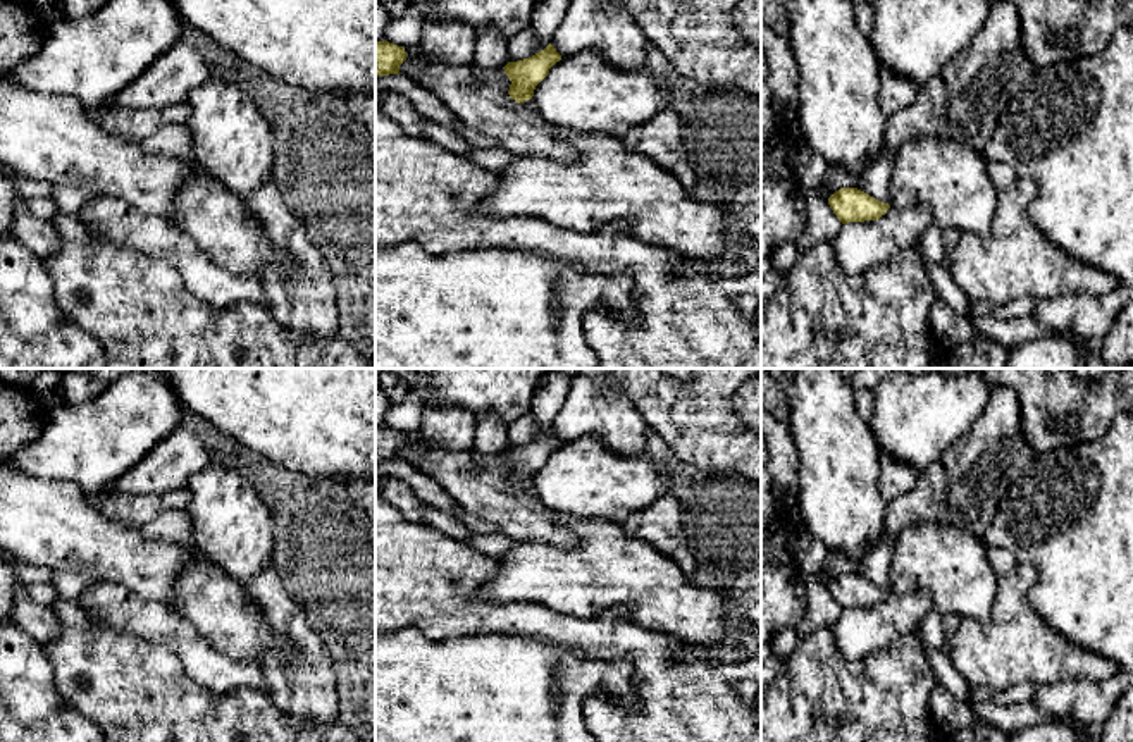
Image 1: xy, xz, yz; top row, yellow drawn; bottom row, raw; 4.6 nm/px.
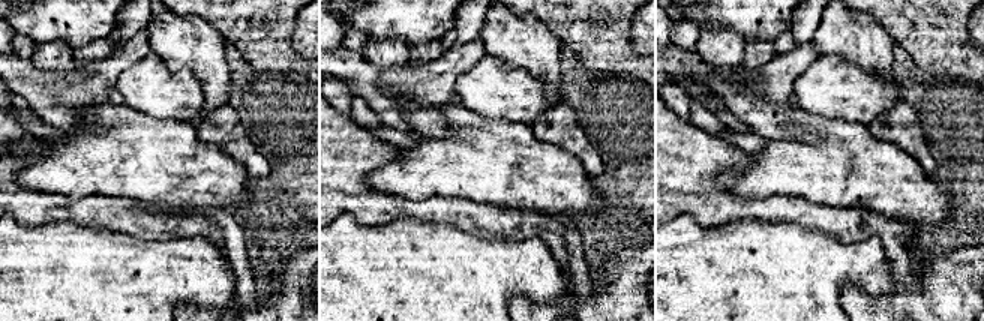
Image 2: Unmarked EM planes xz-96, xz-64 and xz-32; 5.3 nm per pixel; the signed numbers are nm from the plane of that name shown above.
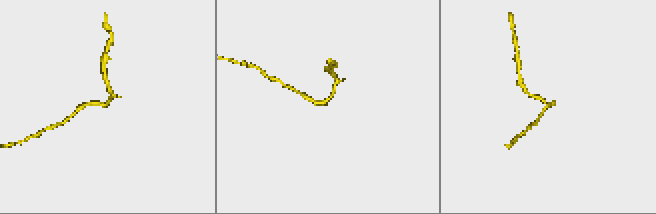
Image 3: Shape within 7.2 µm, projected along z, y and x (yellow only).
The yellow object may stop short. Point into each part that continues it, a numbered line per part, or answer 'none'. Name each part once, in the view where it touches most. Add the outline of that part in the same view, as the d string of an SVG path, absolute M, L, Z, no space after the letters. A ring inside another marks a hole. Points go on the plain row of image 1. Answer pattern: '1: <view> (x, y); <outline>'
none

